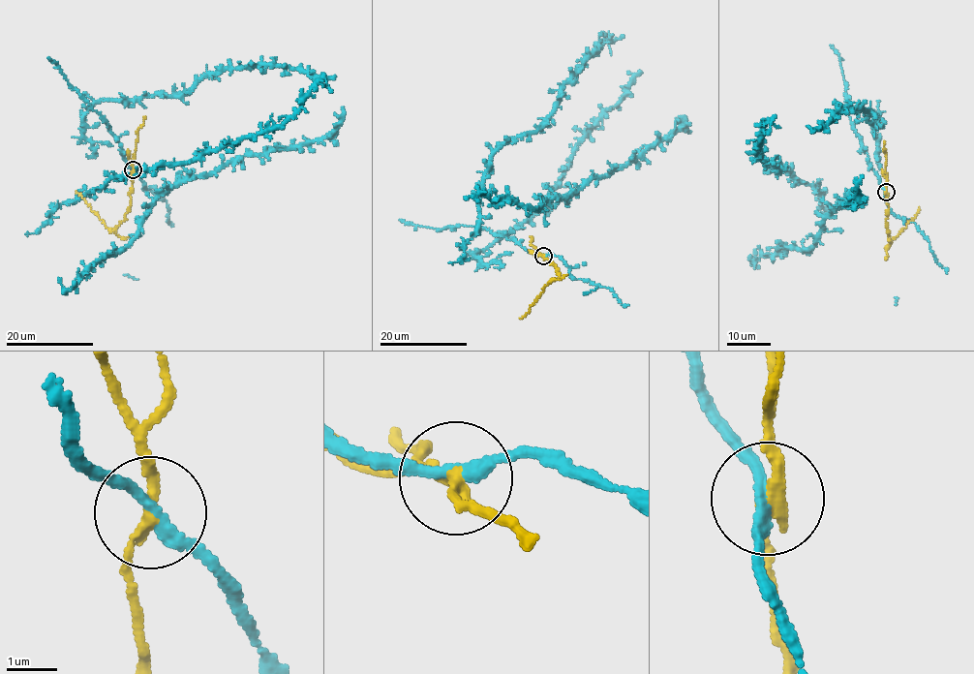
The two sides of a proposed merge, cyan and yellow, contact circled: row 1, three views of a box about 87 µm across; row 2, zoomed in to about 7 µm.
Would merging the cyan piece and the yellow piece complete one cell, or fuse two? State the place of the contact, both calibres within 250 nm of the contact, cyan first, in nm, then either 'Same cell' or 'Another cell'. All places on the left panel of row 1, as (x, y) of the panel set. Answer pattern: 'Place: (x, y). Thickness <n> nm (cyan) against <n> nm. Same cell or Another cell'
Place: (133, 169). Thickness 220 nm (cyan) against 240 nm. Another cell

